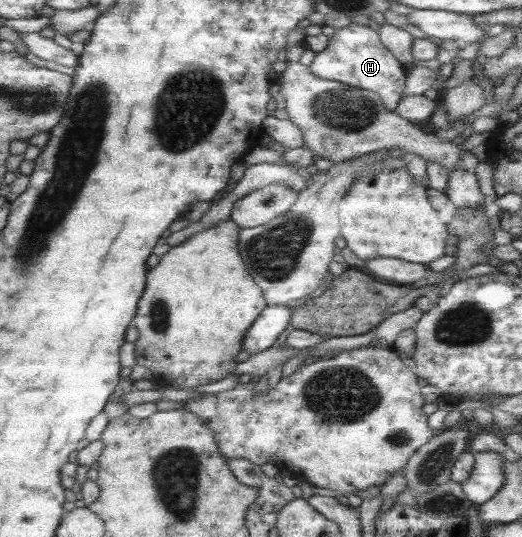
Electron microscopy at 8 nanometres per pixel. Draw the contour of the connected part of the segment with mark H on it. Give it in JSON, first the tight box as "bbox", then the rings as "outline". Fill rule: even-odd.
{"bbox":[308,22,406,112],"outline":[[[350,22],[347,26],[335,29],[333,35],[328,37],[328,43],[323,51],[315,54],[308,71],[317,79],[325,79],[336,83],[343,83],[345,86],[355,87],[359,90],[371,91],[374,95],[379,96],[381,106],[394,112],[397,102],[401,99],[404,89],[404,80],[406,73],[403,69],[404,65],[399,63],[383,45],[378,38],[377,31],[369,28],[369,26]]]}

